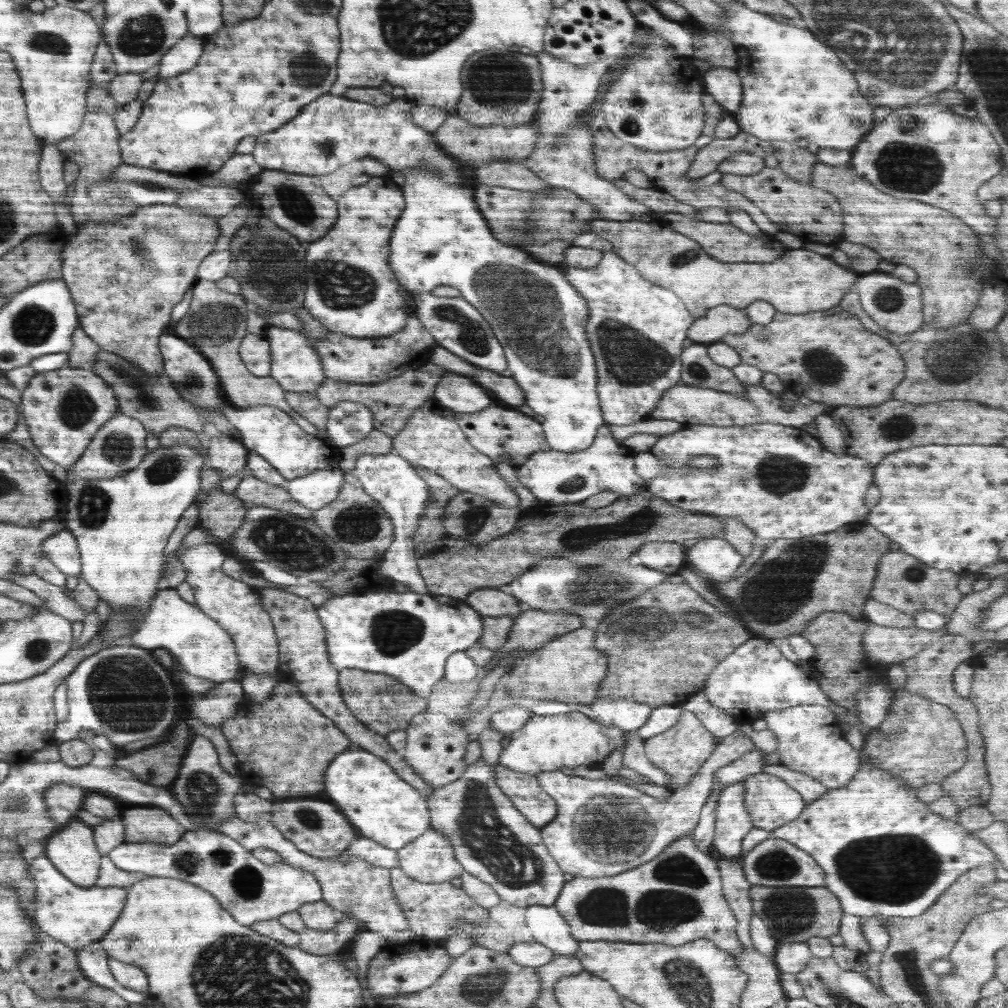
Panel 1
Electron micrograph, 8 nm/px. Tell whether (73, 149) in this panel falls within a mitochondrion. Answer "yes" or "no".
no

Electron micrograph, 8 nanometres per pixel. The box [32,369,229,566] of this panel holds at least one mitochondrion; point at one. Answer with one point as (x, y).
(77, 406)

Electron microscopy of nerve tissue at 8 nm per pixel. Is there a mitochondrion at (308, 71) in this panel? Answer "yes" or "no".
yes

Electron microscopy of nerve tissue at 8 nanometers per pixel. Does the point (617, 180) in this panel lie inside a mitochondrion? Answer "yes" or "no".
no

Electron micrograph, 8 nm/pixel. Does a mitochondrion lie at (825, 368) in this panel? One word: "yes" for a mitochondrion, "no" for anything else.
yes

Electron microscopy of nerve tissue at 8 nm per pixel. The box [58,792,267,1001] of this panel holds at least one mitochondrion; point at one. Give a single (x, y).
(245, 882)

